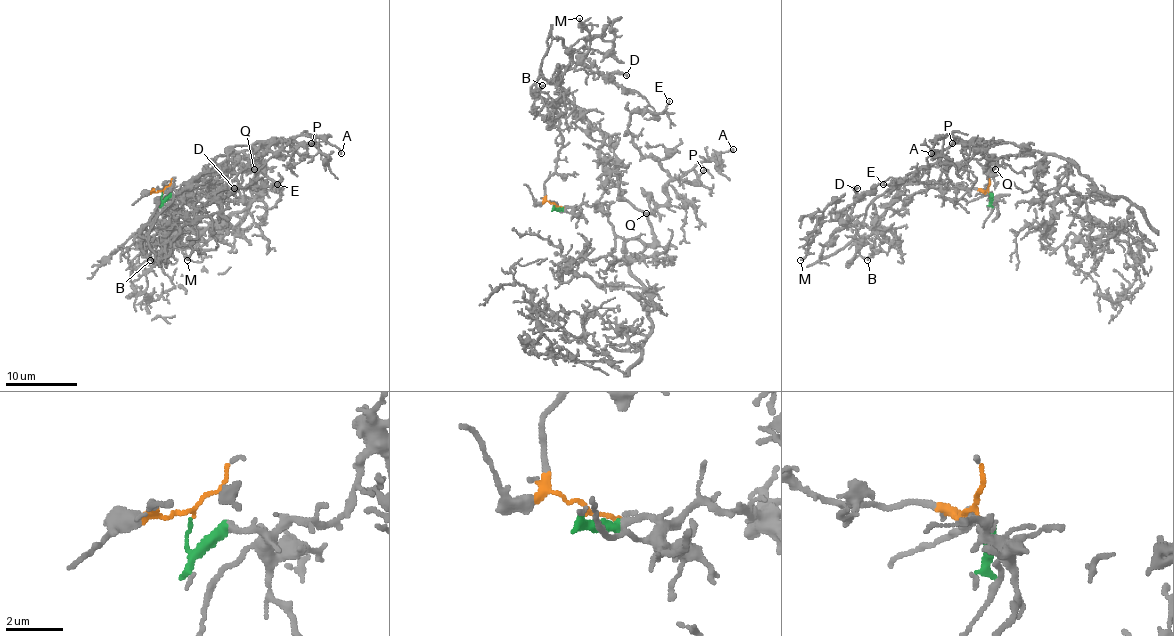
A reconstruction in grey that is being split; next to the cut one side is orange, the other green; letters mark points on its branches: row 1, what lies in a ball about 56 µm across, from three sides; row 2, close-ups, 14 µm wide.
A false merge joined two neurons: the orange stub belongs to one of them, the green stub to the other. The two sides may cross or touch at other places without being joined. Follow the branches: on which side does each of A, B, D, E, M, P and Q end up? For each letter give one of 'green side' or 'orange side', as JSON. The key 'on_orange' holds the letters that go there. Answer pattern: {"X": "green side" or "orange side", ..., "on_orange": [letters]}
{"A": "green side", "B": "orange side", "D": "orange side", "E": "green side", "M": "orange side", "P": "green side", "Q": "green side", "on_orange": ["B", "D", "M"]}

